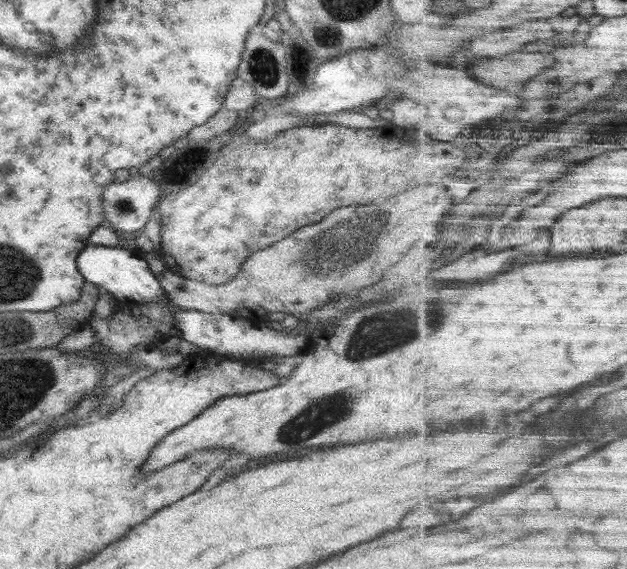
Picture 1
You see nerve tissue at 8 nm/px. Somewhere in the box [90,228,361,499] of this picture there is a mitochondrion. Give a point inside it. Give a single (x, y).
(321, 414)

